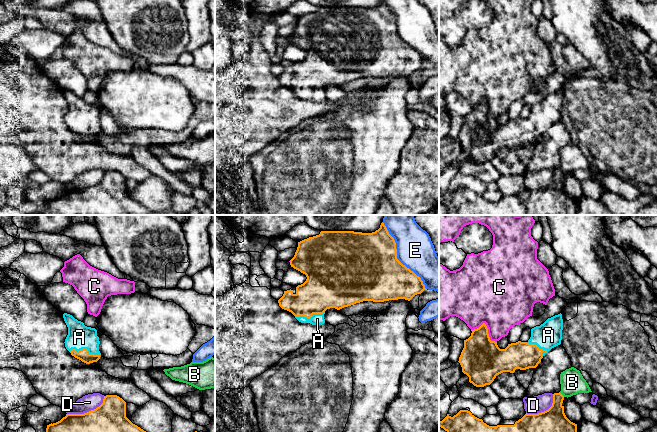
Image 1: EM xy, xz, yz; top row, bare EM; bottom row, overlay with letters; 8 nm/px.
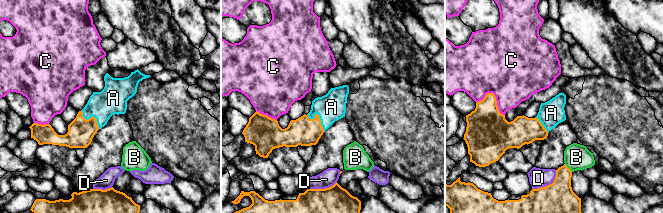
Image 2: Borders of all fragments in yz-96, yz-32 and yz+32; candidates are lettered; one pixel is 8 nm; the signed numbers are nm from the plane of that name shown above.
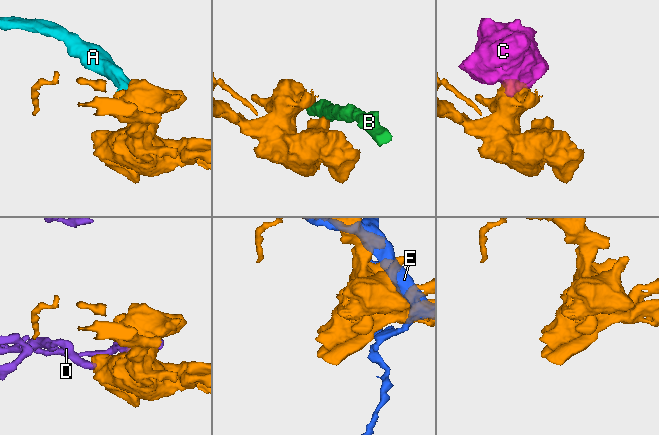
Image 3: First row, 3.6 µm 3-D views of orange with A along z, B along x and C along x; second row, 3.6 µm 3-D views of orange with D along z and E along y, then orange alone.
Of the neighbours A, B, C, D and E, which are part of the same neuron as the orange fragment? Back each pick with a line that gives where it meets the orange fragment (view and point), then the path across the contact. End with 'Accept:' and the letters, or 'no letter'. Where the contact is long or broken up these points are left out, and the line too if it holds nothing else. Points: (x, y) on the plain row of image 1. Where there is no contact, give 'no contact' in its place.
A: meets orange in xy at (85, 125); runs through xy (83, 131), (85, 125), (79, 113)
Accept: A

